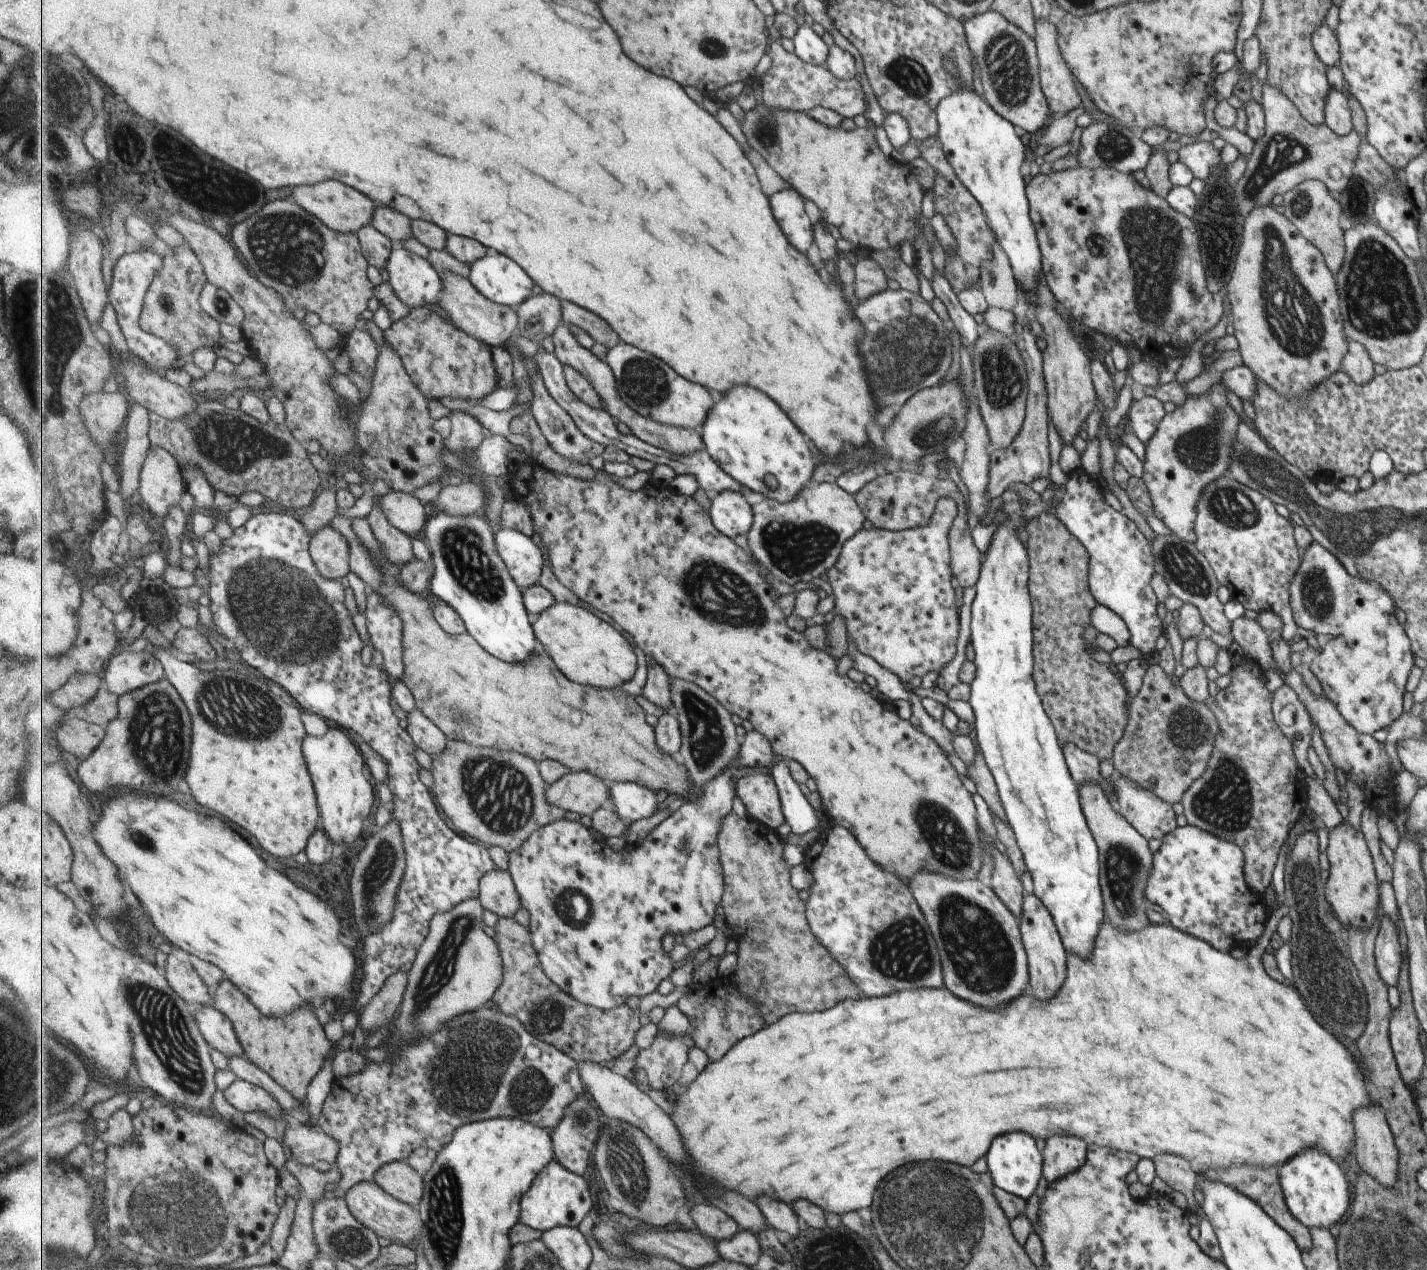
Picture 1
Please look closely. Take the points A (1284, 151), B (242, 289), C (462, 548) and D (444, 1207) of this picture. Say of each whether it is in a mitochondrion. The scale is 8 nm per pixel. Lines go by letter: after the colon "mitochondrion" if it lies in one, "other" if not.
A: mitochondrion
B: mitochondrion
C: mitochondrion
D: mitochondrion

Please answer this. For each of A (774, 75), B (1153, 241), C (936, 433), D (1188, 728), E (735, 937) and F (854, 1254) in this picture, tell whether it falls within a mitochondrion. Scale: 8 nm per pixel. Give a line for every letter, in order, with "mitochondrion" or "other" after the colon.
A: other
B: mitochondrion
C: mitochondrion
D: mitochondrion
E: other
F: mitochondrion

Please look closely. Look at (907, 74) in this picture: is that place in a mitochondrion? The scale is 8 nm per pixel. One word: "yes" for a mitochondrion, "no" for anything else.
yes

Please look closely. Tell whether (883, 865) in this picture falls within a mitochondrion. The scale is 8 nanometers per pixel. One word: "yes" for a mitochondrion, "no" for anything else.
no

